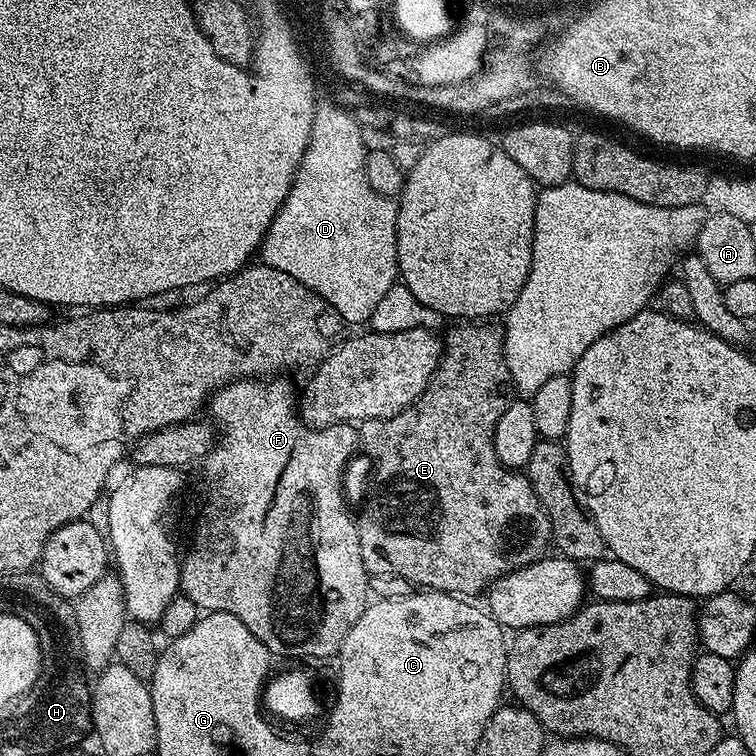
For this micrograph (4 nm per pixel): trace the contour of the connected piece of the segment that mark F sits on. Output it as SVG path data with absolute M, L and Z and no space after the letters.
M245 378L243 380L233 380L231 384L225 384L223 388L220 388L217 392L212 393L207 405L207 411L212 411L212 417L210 417L211 423L218 429L218 439L212 446L212 451L204 457L200 468L200 481L197 482L196 488L200 491L200 517L196 520L196 533L192 536L192 545L188 548L188 553L183 553L180 561L180 592L186 598L190 598L190 602L194 602L197 609L203 610L205 613L210 612L225 612L226 614L234 614L234 618L238 618L238 622L242 622L242 626L246 626L246 630L250 630L250 634L254 634L254 638L258 638L258 642L262 642L268 647L269 653L273 657L276 656L297 656L300 660L324 660L327 656L335 657L340 651L342 642L346 638L346 634L350 634L350 630L354 626L354 622L358 622L358 618L362 618L364 609L368 607L370 603L370 591L369 591L369 574L364 569L364 563L362 562L362 550L360 549L360 533L361 529L356 528L356 524L352 521L350 511L350 505L345 500L343 492L343 472L344 468L352 457L358 452L358 432L352 424L331 424L325 428L309 428L307 424L303 423L298 415L298 400L294 395L292 397L292 384L288 381L288 378Z

